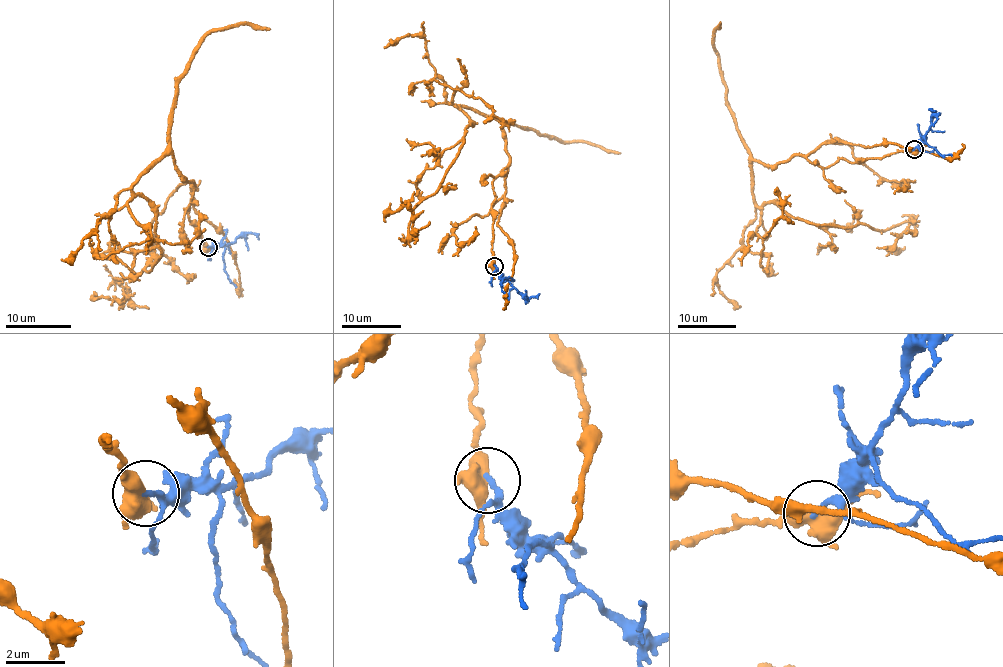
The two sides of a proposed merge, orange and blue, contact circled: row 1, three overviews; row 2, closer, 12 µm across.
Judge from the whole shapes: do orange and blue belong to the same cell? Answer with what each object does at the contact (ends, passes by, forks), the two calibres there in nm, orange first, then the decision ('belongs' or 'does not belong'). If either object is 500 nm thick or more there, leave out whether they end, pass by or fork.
orange forks; blue passes by; calibres 440 and 160 nm; does not belong

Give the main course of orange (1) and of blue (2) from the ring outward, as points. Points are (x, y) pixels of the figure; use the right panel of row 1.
1: (914, 150), (827, 166), (802, 155), (751, 164), (757, 205), (874, 230), (911, 222), (891, 248), (904, 246)
2: (914, 150), (923, 138), (931, 109), (934, 111)

